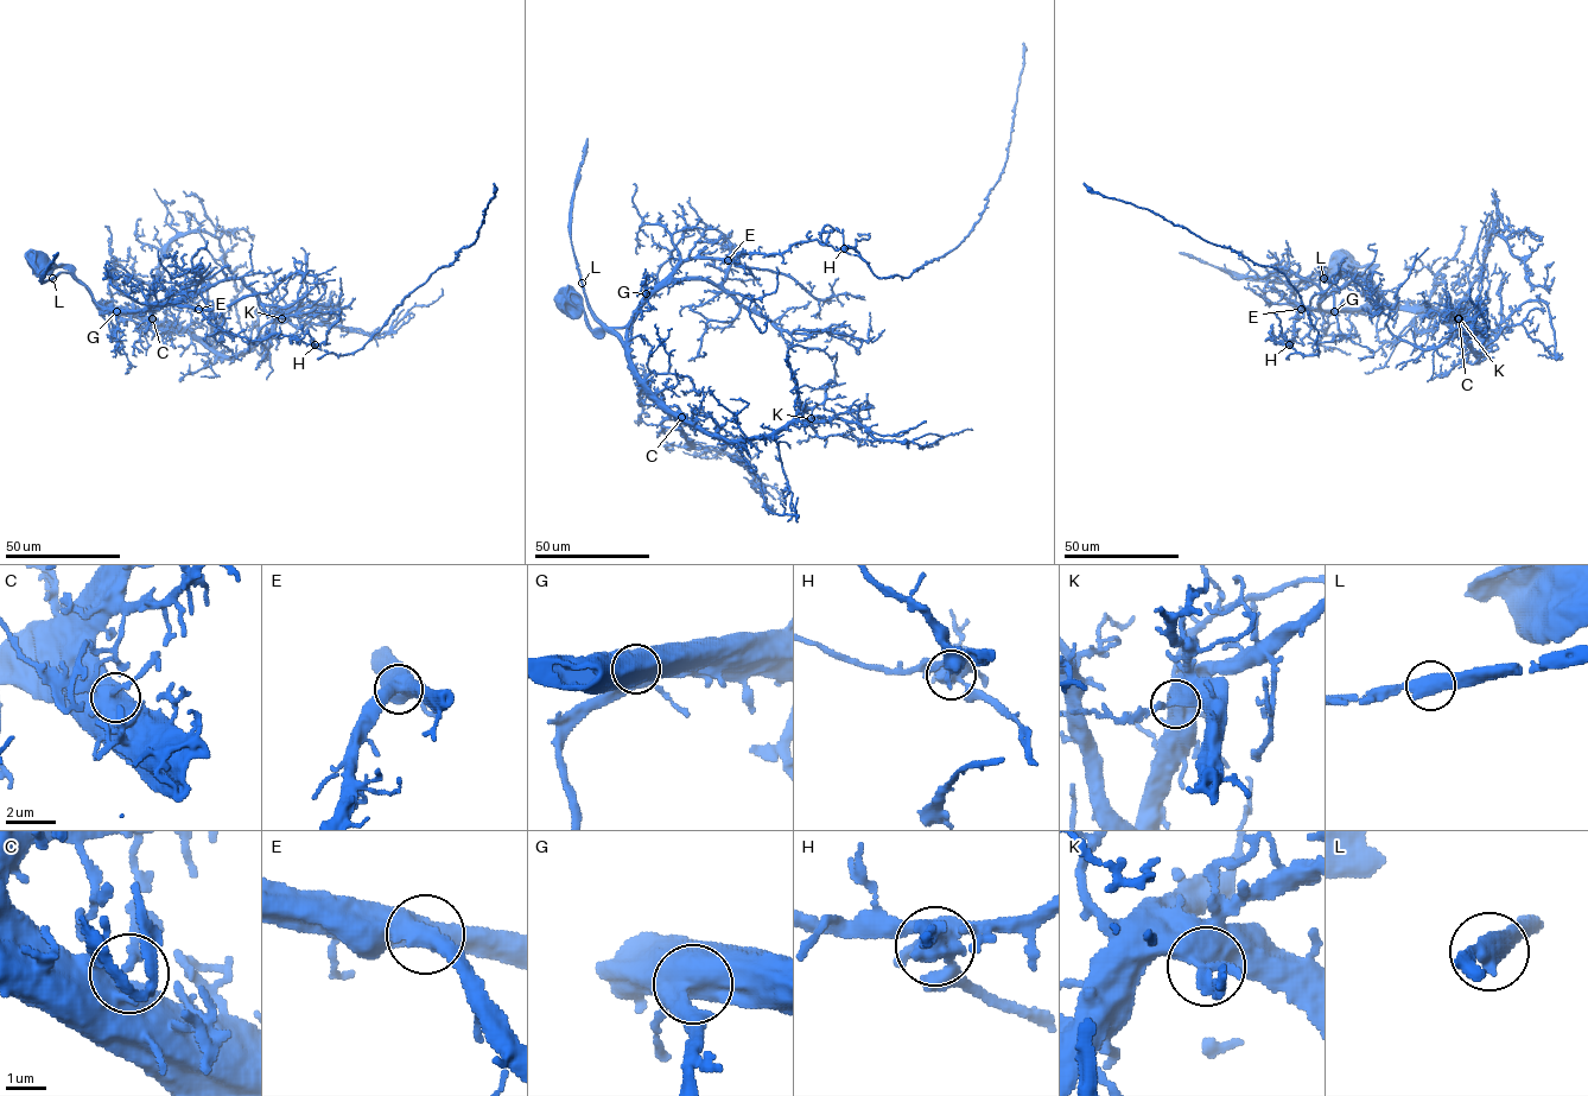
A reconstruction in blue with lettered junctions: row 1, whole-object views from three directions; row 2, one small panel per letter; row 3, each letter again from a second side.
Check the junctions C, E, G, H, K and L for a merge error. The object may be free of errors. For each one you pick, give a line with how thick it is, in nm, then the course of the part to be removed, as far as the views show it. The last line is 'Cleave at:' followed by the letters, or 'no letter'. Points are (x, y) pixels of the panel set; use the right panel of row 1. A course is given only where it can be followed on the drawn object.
H: 550 nm thick; foreign part runs (1289, 344), (1296, 353), (1316, 355), (1317, 331), (1299, 291), (1276, 268), (1084, 183)
Cleave at: H

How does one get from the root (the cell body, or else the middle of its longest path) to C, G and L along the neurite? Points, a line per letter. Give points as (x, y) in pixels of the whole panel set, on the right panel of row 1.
C: (1342, 261), (1340, 258), (1353, 266), (1370, 266), (1369, 282), (1389, 303), (1442, 312), (1458, 318)
G: (1342, 261), (1340, 258), (1353, 266), (1371, 267), (1369, 299), (1361, 306), (1334, 311)
L: (1342, 261), (1340, 258), (1344, 258), (1352, 265), (1371, 267), (1367, 276), (1347, 272), (1323, 278)

